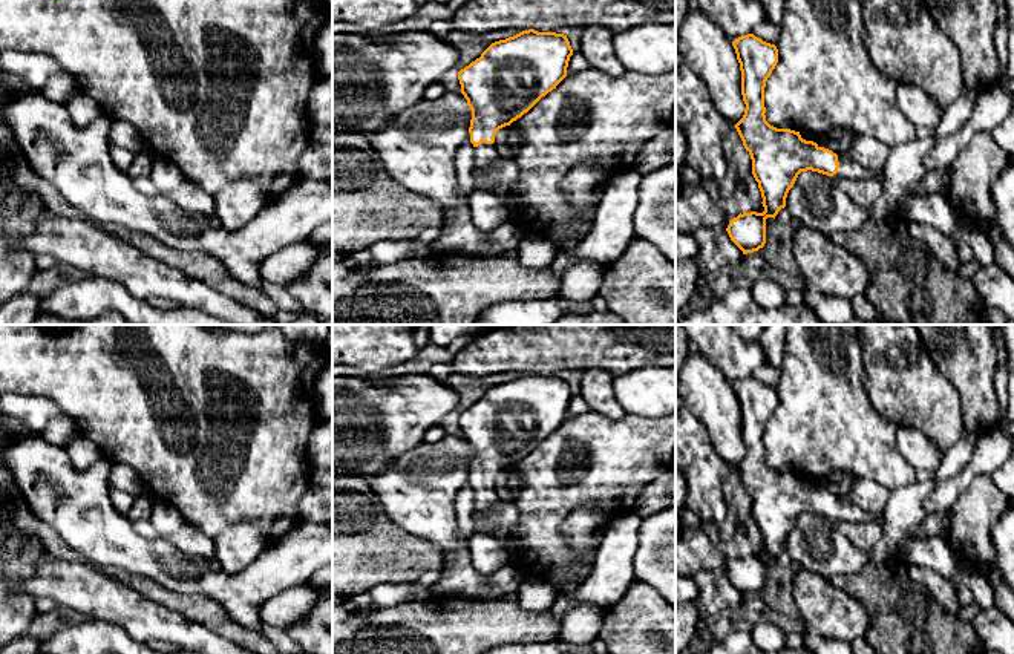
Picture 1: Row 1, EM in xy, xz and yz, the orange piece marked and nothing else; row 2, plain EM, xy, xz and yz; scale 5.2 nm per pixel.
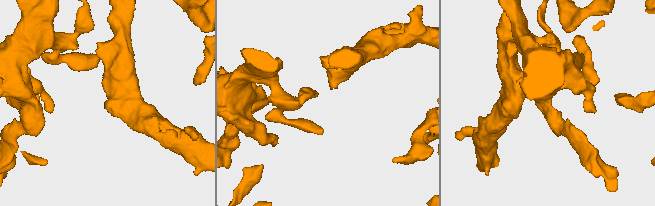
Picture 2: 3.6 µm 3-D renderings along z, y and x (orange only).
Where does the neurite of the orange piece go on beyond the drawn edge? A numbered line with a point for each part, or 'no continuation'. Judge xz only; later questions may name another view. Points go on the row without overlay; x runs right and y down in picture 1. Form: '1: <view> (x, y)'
1: xz (484, 497)

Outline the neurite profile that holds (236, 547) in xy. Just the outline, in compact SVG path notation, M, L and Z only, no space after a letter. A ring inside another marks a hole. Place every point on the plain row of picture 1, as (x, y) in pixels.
M236 525L213 539L216 558L228 574L237 574L265 550L262 533L253 525Z

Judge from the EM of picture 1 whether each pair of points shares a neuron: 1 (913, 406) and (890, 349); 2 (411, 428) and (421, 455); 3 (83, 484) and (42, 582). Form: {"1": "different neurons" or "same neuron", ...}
{"1": "same neuron", "2": "different neurons", "3": "different neurons"}

